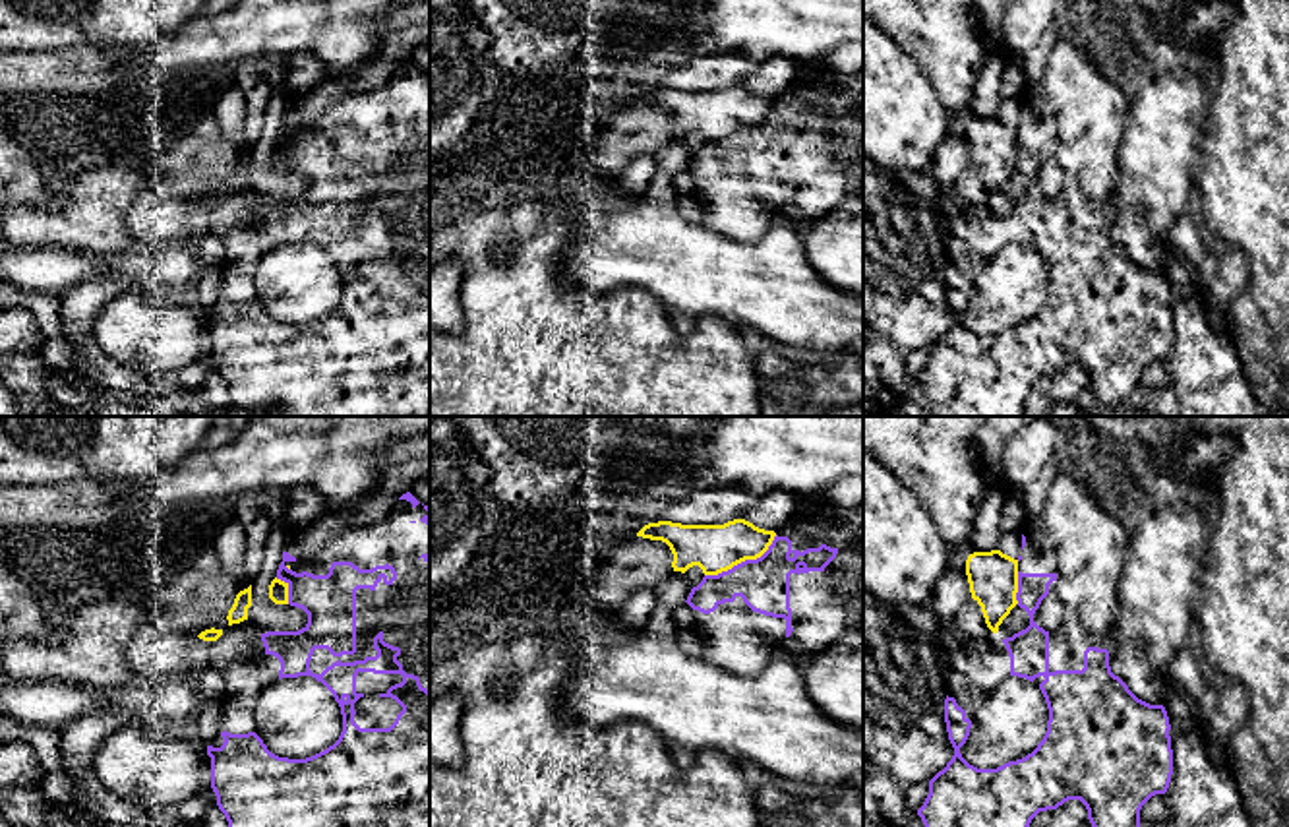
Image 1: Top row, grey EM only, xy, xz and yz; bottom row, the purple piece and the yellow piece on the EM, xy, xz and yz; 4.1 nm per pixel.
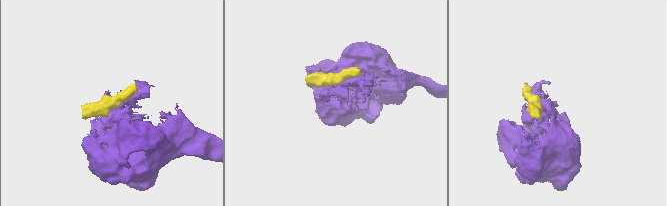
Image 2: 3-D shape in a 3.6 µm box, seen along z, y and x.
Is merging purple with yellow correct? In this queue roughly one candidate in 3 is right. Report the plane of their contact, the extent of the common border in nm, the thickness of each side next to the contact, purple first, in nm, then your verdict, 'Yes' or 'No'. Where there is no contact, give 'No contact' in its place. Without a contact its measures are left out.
Touches purple in xz. Shared border 340 nm. Thickness 220 nm (purple) against 200 nm. No

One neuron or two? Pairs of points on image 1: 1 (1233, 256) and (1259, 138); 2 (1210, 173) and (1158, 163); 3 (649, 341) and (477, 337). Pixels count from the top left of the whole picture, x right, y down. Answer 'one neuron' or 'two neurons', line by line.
1: two neurons
2: two neurons
3: one neuron

